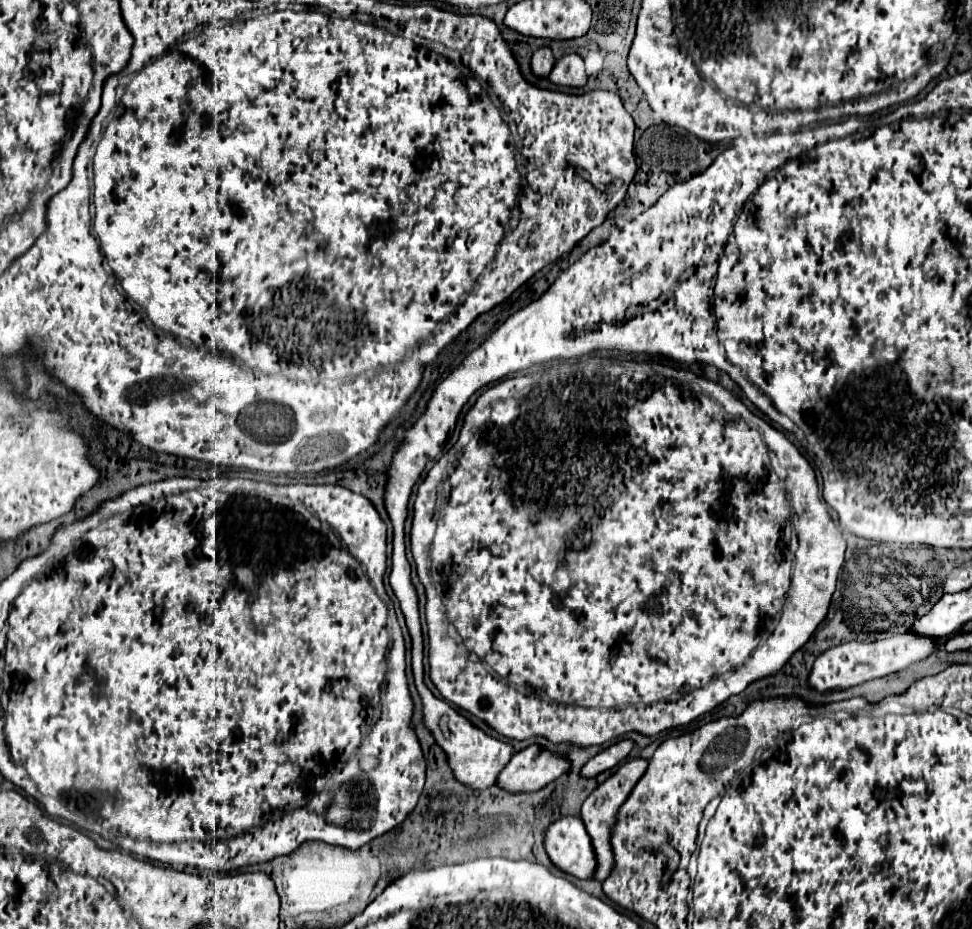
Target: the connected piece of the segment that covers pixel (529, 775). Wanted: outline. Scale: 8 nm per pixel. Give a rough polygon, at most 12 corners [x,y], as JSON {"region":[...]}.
{"region":[[531,744],[513,754],[497,784],[531,792],[569,770],[565,754]]}

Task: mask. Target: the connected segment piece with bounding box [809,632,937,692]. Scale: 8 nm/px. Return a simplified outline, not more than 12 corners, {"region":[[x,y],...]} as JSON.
{"region":[[937,638],[845,642],[815,660],[819,692],[899,672],[937,652]]}

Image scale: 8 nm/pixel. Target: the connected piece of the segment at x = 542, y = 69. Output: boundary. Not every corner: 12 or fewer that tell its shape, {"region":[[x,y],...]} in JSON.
{"region":[[549,46],[539,48],[531,68],[539,76],[551,72],[555,58]]}

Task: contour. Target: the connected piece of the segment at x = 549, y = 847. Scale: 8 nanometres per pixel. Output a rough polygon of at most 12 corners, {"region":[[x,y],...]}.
{"region":[[581,818],[545,834],[553,864],[593,880],[597,856]]}

